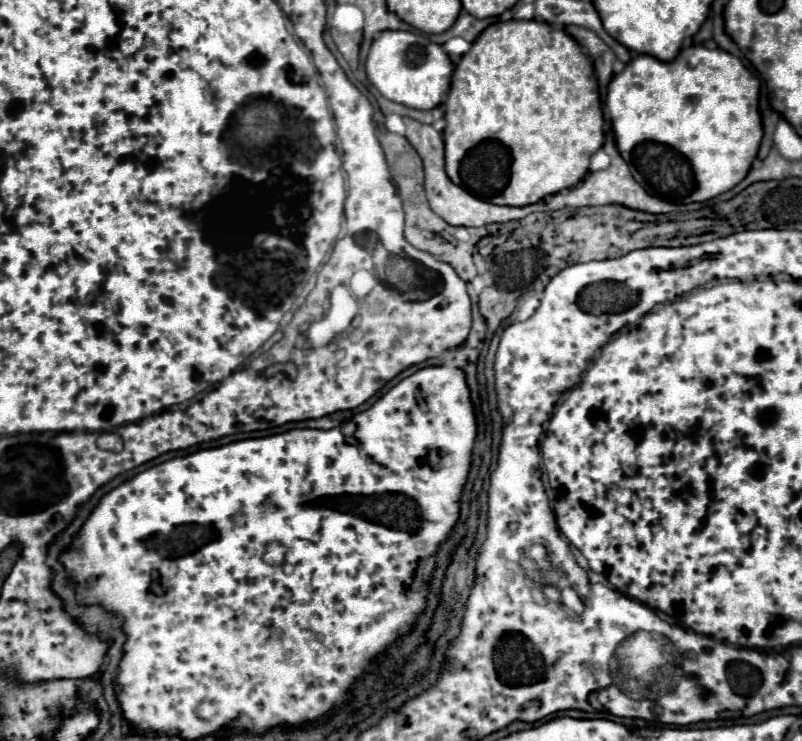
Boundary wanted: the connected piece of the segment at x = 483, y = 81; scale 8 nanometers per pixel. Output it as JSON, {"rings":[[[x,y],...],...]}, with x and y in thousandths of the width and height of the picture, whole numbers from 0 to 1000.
{"rings":[[[667,26],[610,34],[572,82],[552,142],[557,163],[552,177],[555,231],[560,242],[590,266],[617,277],[655,279],[719,250],[734,231],[737,209],[752,196],[752,150],[734,77],[712,47]]]}

